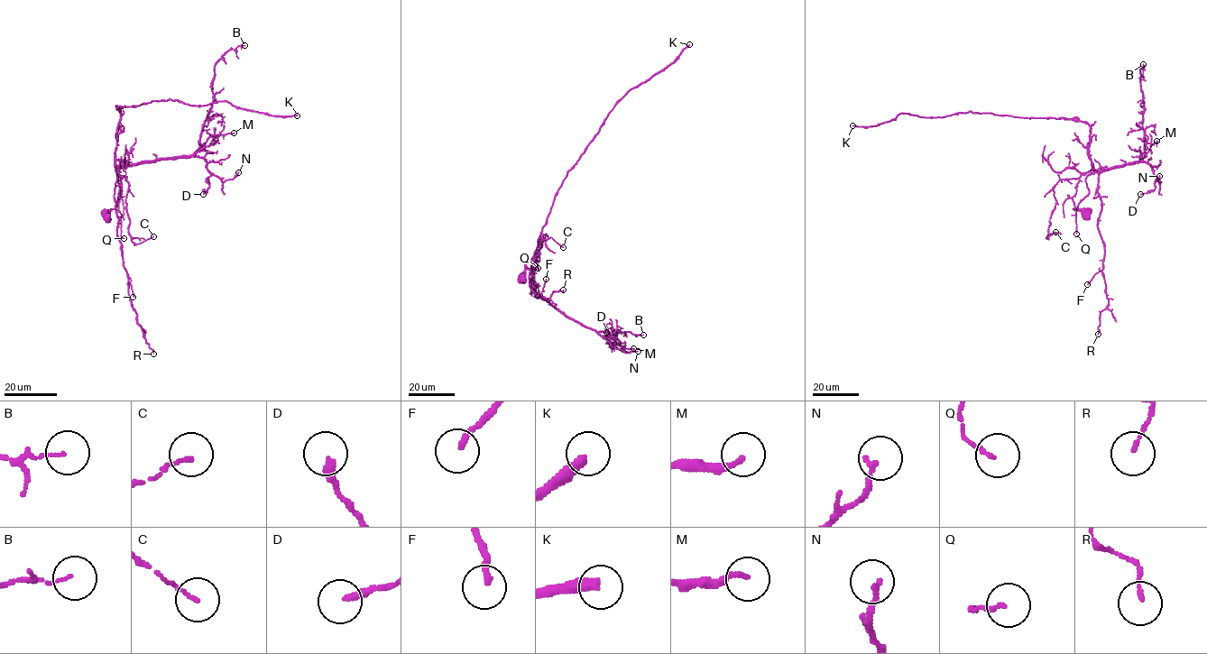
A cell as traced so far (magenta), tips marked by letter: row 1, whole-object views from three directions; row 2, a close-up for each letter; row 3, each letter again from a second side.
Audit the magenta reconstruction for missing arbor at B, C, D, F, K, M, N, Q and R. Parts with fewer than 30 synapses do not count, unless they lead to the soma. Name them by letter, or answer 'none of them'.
K

